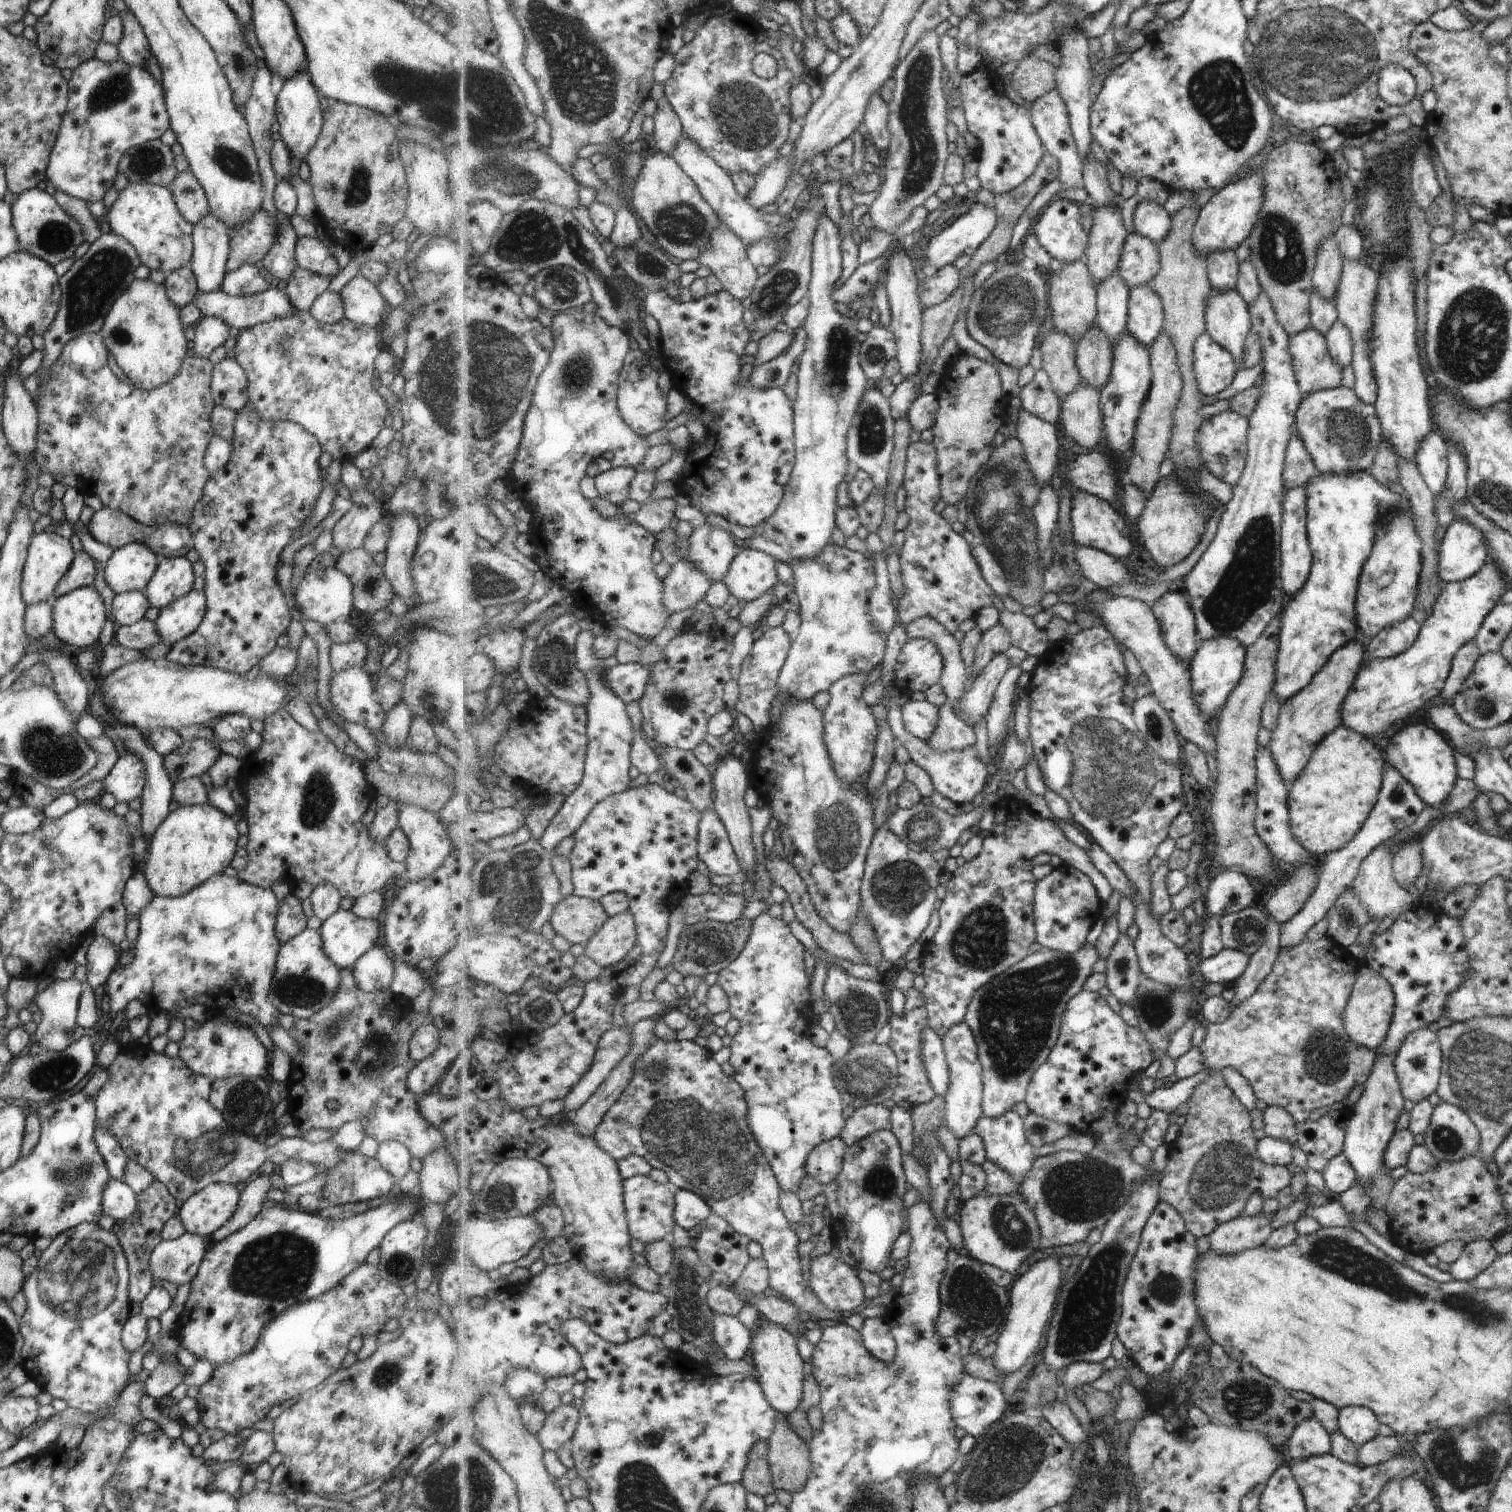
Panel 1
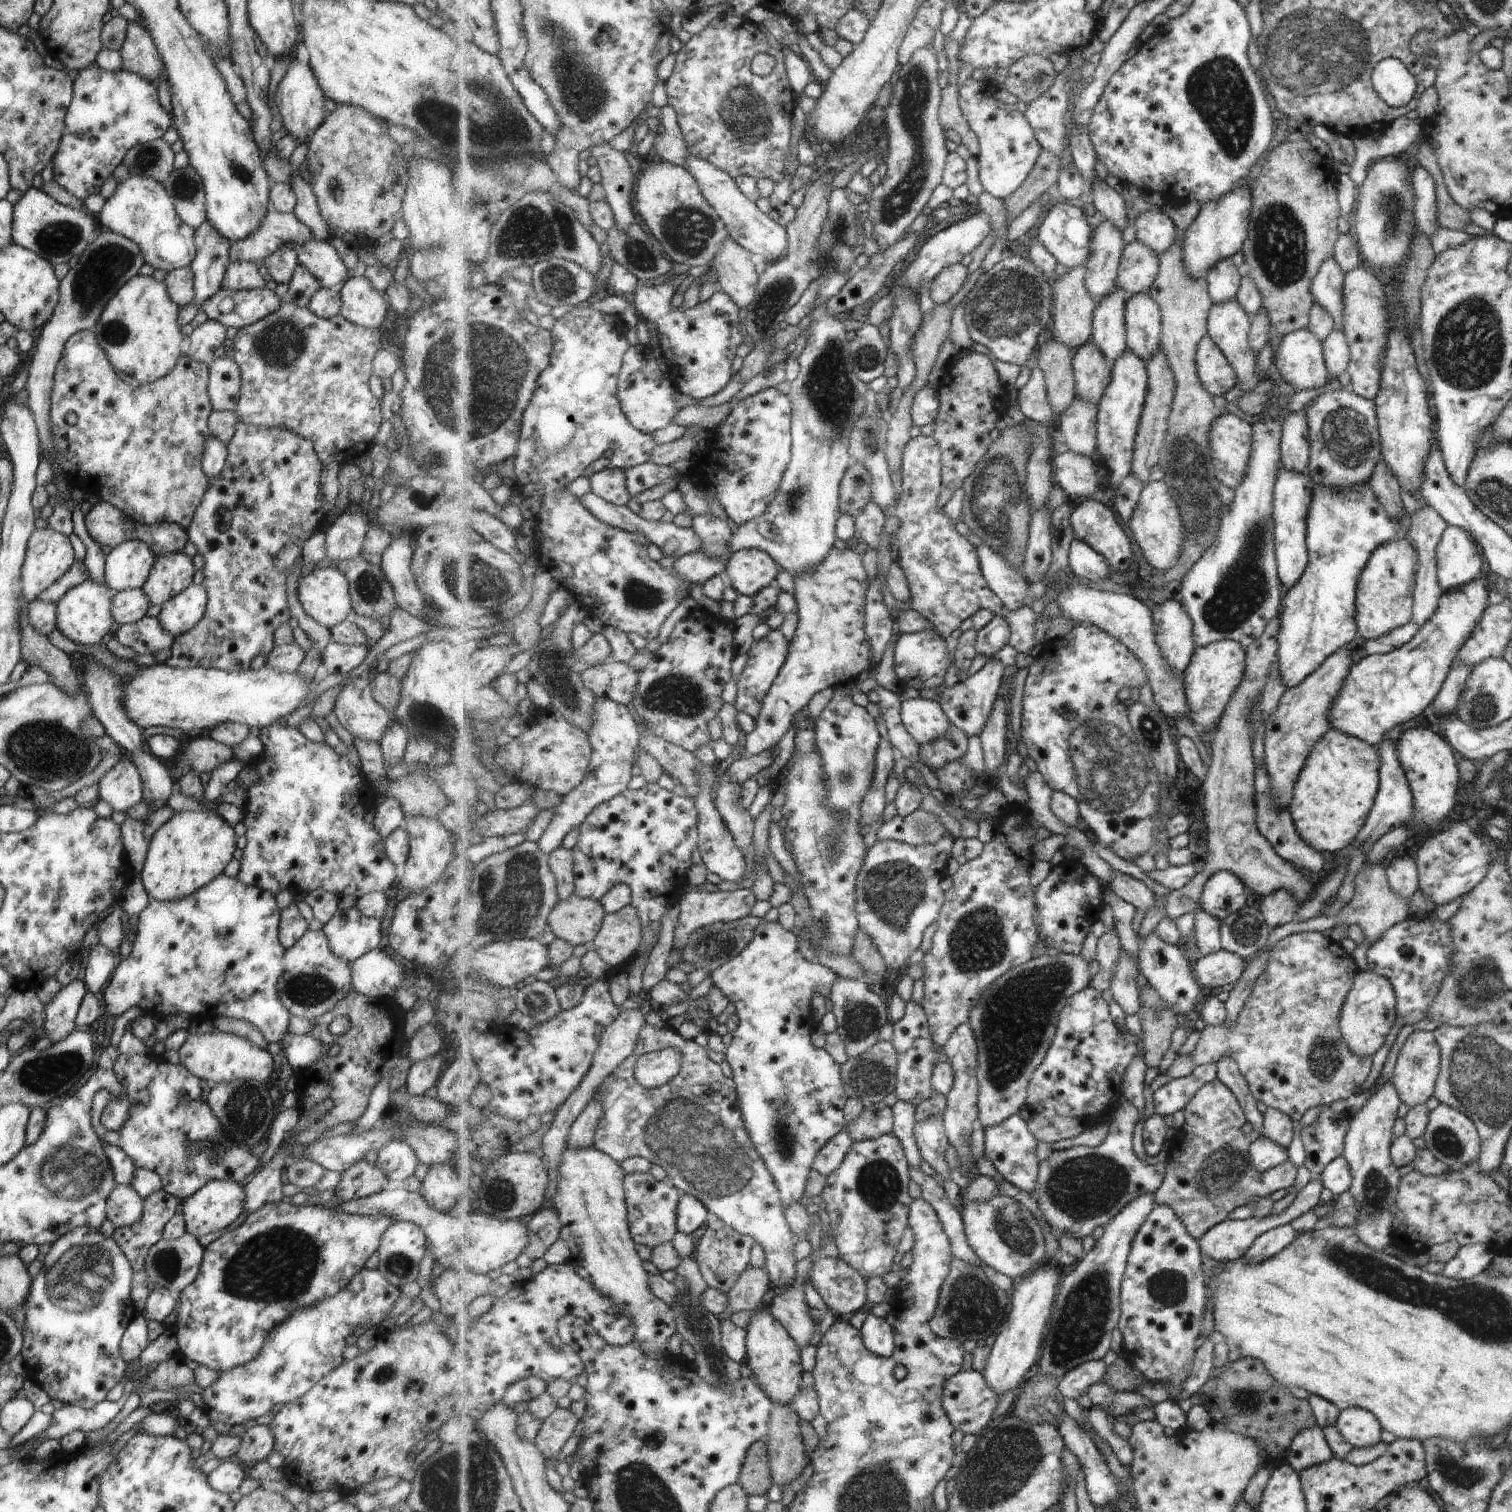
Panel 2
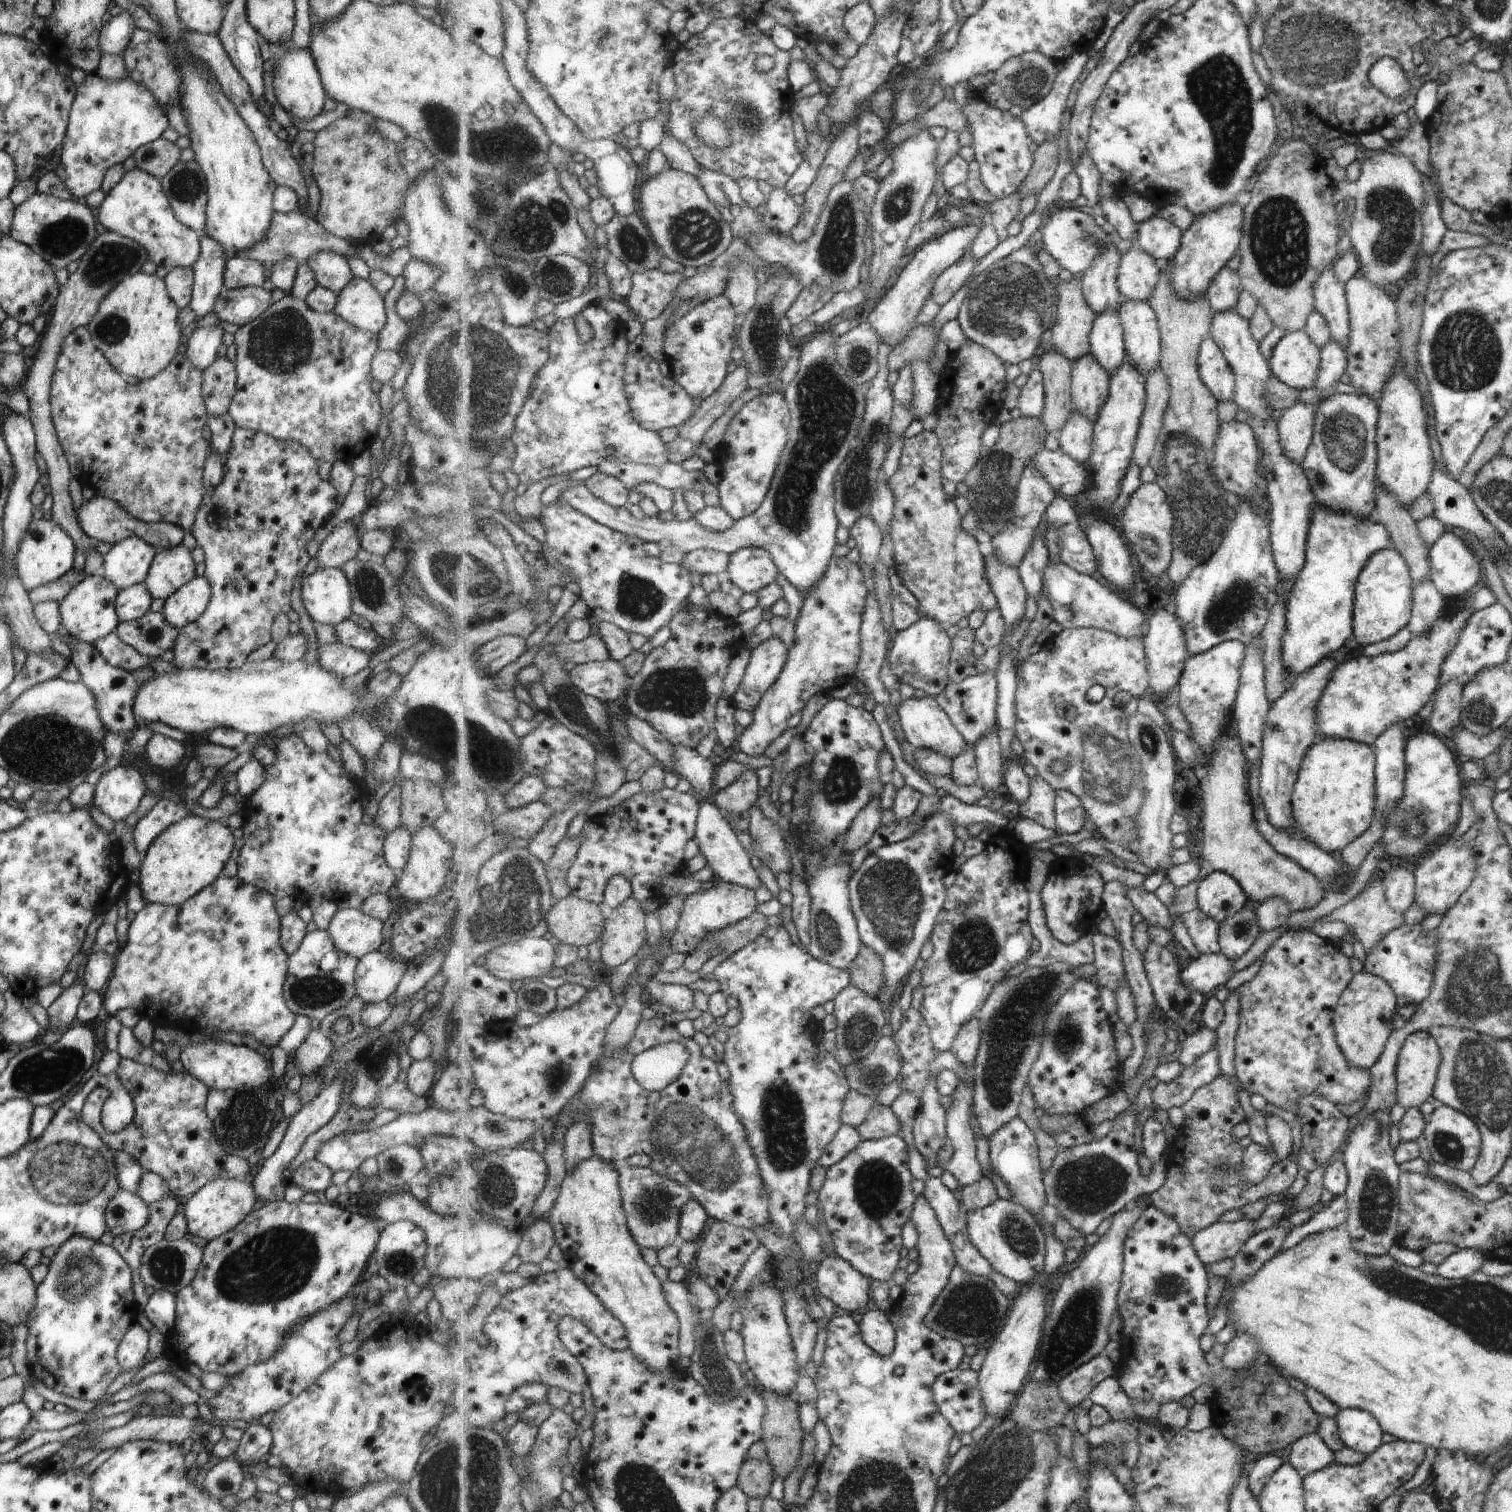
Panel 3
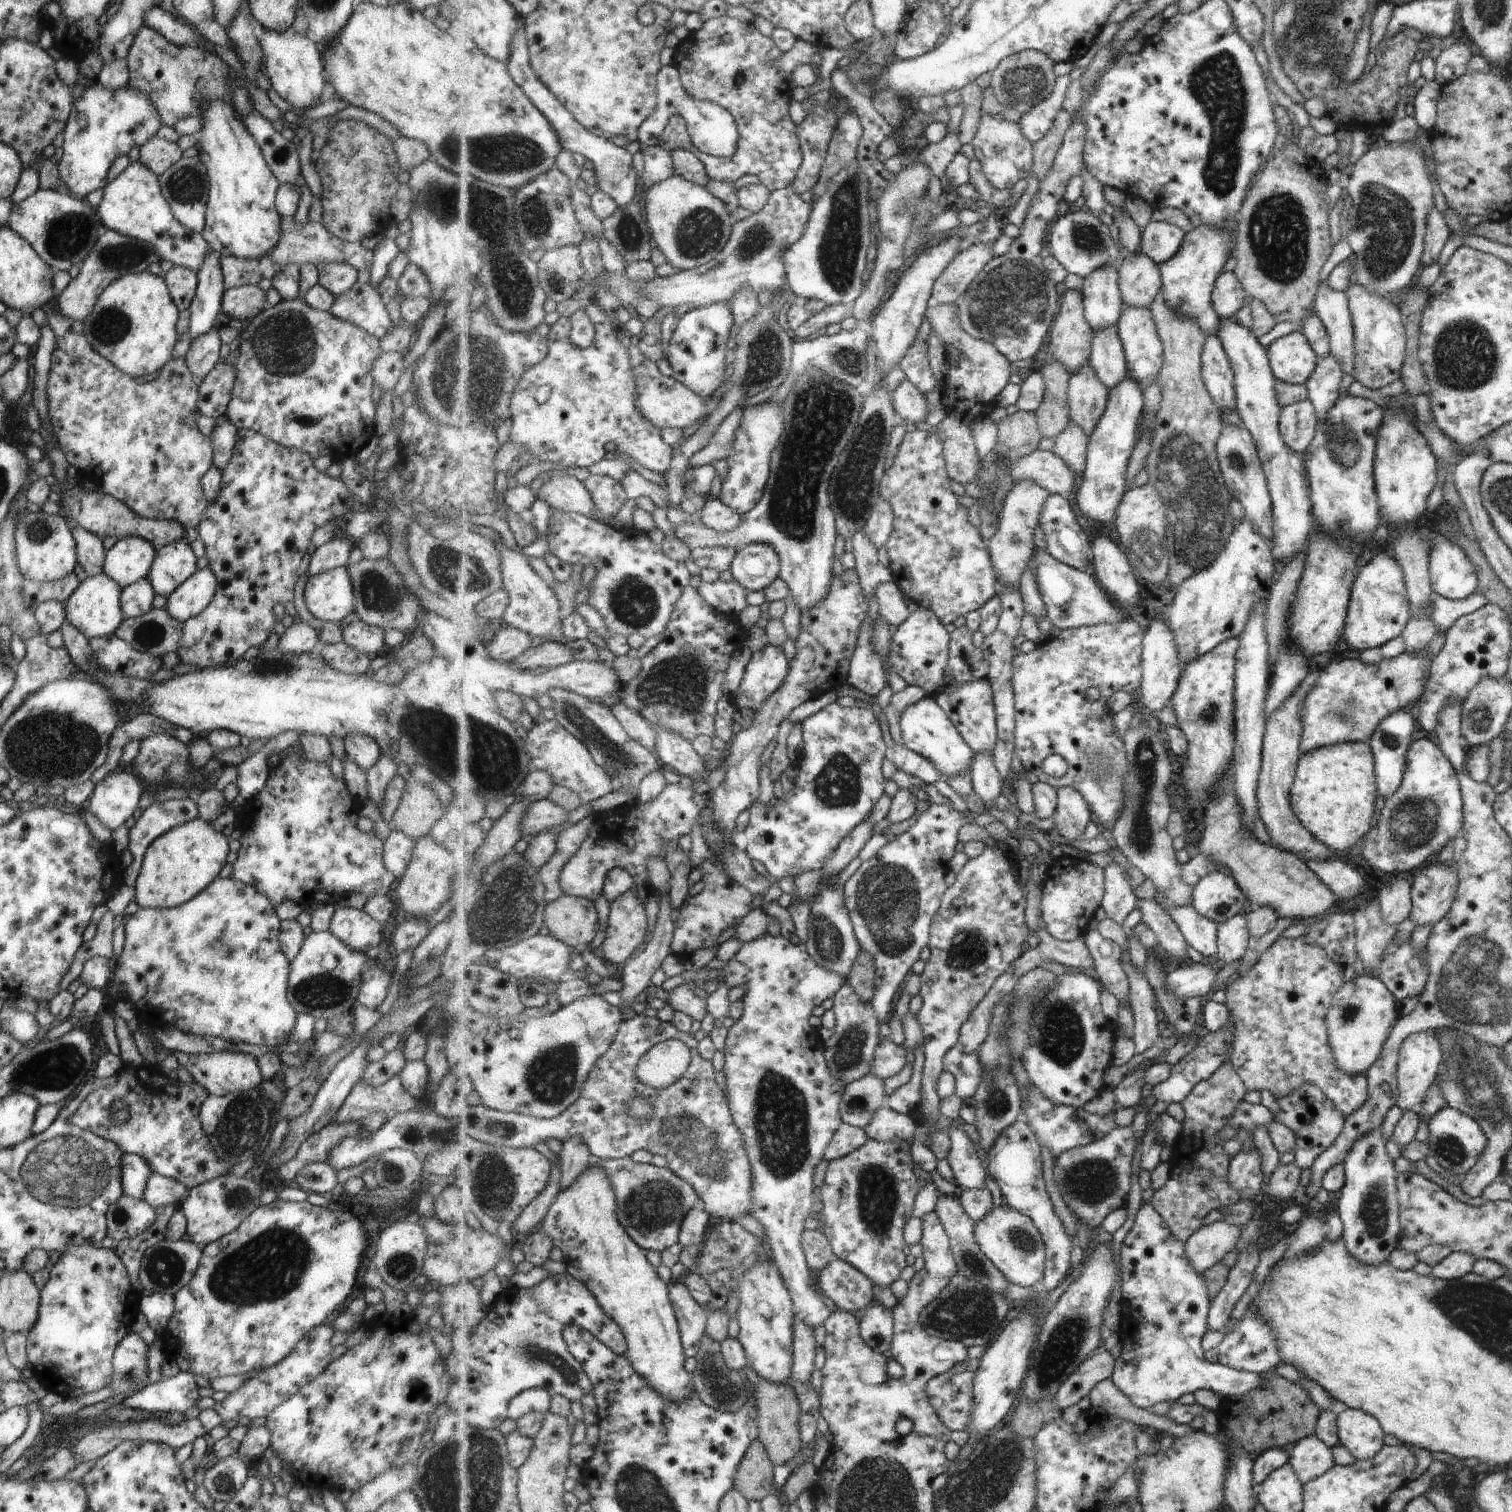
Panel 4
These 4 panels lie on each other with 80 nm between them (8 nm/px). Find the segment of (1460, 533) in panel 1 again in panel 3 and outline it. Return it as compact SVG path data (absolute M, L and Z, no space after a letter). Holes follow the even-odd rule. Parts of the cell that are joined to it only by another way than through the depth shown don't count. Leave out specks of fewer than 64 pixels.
M1443 531L1439 538L1430 546L1428 561L1430 564L1428 577L1433 583L1434 589L1445 600L1457 600L1479 584L1482 568L1478 563L1477 556L1471 548L1463 543L1460 537L1451 532Z

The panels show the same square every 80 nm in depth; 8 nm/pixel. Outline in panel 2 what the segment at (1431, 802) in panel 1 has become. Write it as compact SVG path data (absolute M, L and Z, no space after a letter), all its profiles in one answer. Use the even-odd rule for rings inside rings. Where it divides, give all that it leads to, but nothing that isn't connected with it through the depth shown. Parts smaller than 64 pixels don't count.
M1411 727L1395 741L1396 757L1408 782L1412 794L1415 824L1413 835L1423 827L1435 828L1441 824L1456 805L1457 782L1456 754L1450 744L1441 736L1424 727Z

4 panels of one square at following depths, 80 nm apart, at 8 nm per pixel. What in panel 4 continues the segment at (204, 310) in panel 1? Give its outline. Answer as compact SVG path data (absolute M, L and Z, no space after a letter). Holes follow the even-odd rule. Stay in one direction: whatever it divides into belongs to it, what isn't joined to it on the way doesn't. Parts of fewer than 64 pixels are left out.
M241 285L224 289L220 310L229 319L237 319L242 323L251 320L265 306L266 291L257 285Z

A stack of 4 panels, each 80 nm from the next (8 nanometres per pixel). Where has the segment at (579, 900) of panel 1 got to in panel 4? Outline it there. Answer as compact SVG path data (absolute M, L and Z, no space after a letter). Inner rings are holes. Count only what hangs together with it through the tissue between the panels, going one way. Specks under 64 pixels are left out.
M563 895L548 903L544 916L548 930L574 949L589 946L599 932L599 916L592 900Z

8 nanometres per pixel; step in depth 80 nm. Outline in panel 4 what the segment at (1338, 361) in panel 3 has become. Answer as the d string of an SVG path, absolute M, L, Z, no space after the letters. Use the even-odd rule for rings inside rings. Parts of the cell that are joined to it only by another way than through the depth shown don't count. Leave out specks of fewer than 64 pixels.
M1329 354L1316 359L1316 365L1312 375L1305 382L1304 387L1307 391L1307 400L1314 408L1315 416L1321 420L1327 410L1333 406L1338 397L1337 389L1341 380L1342 370L1337 359Z

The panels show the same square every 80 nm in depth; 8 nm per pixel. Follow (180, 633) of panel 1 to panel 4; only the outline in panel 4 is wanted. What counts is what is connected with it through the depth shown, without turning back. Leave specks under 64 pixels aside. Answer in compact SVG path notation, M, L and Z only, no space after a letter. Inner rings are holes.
M197 569L166 596L163 608L173 620L185 622L209 604L216 586L217 579L211 569Z

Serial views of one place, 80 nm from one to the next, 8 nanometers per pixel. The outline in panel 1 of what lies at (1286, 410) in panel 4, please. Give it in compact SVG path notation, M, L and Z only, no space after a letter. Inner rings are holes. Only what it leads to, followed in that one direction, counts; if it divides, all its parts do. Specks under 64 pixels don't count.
M1295 425L1292 428L1292 436L1289 438L1284 459L1283 481L1285 489L1303 487L1309 479L1320 475L1304 449L1301 439L1296 435Z

